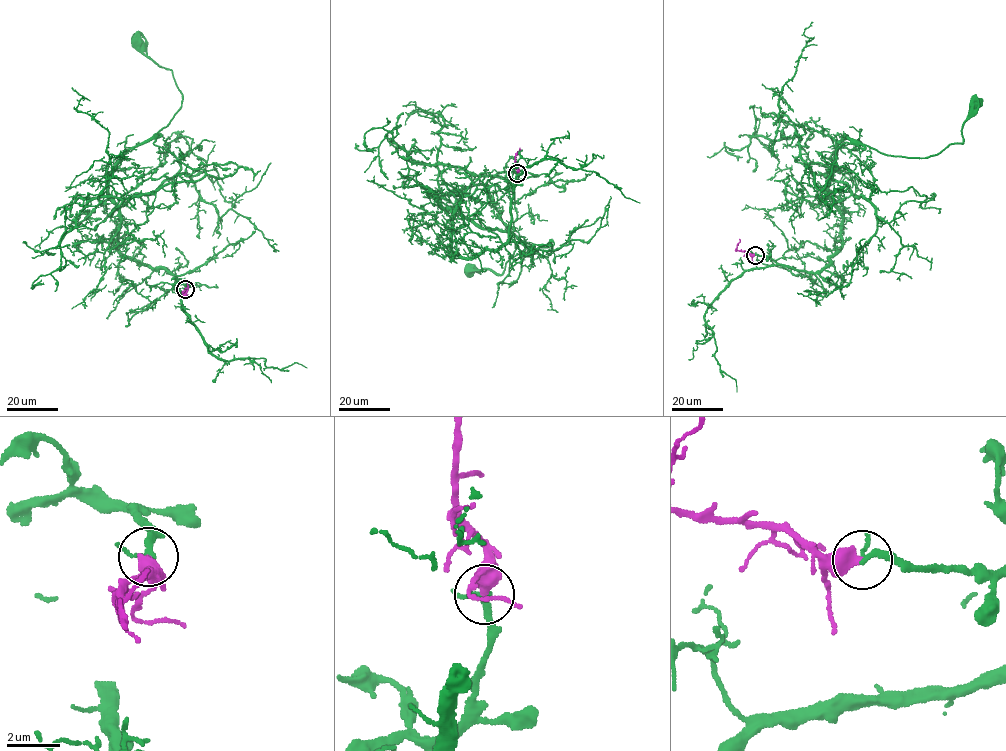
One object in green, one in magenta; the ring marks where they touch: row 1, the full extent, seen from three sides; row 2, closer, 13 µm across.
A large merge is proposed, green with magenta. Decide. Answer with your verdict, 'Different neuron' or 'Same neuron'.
Same neuron

